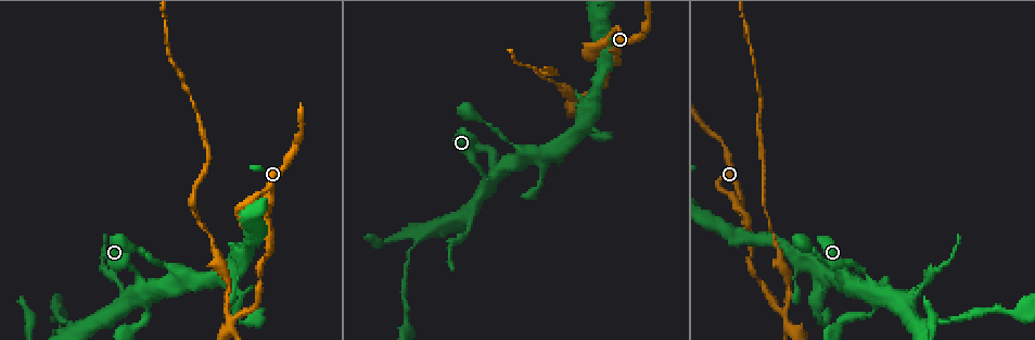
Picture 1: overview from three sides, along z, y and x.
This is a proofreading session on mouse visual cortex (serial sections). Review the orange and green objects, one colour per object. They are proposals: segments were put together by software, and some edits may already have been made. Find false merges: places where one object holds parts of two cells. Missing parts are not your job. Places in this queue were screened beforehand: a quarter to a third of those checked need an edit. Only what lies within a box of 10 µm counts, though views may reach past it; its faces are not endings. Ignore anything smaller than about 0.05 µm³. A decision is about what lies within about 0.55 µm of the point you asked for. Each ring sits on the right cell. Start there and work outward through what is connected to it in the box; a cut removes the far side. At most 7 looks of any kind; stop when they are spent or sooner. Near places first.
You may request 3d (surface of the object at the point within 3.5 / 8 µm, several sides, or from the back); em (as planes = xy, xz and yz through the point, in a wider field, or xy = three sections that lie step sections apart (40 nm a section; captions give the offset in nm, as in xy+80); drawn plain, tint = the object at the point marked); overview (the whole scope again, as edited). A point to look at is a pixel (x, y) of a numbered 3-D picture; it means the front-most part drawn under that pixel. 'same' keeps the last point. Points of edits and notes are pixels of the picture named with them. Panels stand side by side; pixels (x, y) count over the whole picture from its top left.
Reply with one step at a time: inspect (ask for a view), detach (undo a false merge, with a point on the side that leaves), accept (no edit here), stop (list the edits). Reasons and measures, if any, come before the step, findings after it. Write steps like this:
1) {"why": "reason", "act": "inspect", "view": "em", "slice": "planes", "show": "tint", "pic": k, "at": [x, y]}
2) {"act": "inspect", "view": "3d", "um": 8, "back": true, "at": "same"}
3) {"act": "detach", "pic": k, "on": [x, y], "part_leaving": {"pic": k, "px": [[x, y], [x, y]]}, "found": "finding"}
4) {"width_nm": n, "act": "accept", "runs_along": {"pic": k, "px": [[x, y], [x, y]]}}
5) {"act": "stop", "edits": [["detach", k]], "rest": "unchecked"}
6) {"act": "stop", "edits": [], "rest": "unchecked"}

{"why": "looks like a crossing", "act": "inspect", "view": "3d", "um": 3.5, "pic": 1, "at": [231, 320]}

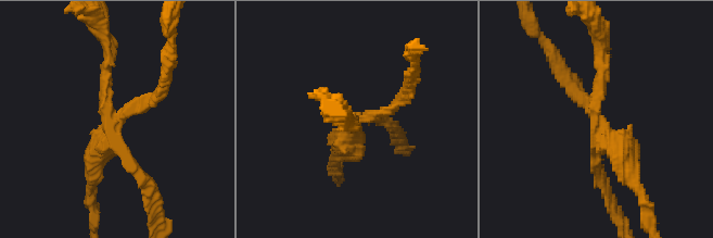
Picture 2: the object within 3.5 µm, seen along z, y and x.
{"act": "inspect", "view": "em", "slice": "xy", "step": 5, "show": "tint", "pic": 2, "at": [598, 118]}

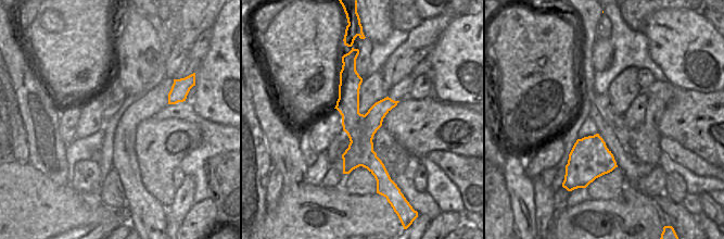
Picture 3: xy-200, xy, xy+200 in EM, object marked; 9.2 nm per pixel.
{"width_nm": 260, "act": "detach", "pic": 2, "on": [600, 77], "part_leaving": {"pic": 2, "px": [[597, 118], [600, 28]]}, "found": "a second cell is stuck on"}

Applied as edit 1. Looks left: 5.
{"why": "thin neck", "act": "inspect", "view": "3d", "um": 8, "pic": 1, "at": [869, 285]}

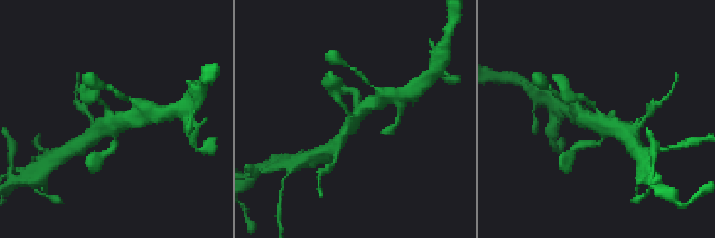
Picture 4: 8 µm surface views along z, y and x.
{"act": "inspect", "view": "3d", "um": 3.5, "back": true, "at": "same"}

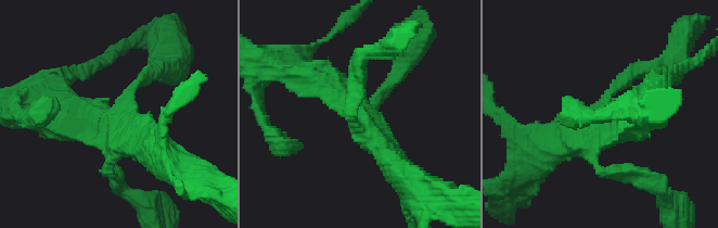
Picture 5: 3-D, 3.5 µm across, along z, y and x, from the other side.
{"arms": 4, "arm_widths_nm": [200, 200, 400, 450], "act": "inspect", "view": "em", "slice": "xy", "step": 5, "show": "tint", "pic": 5, "at": [119, 111]}

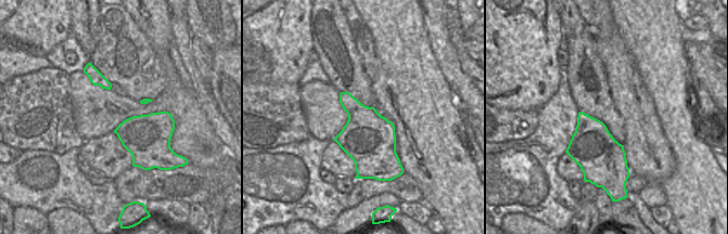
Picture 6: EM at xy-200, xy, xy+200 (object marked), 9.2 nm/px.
{"width_nm": 480, "act": "accept", "runs_along": {"pic": 5, "px": [[157, 67], [111, 117], [58, 108]]}, "found": "continuous, no second cell"}

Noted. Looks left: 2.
{"act": "stop", "edits": [["detach", 2]], "rest": "unchecked"}

